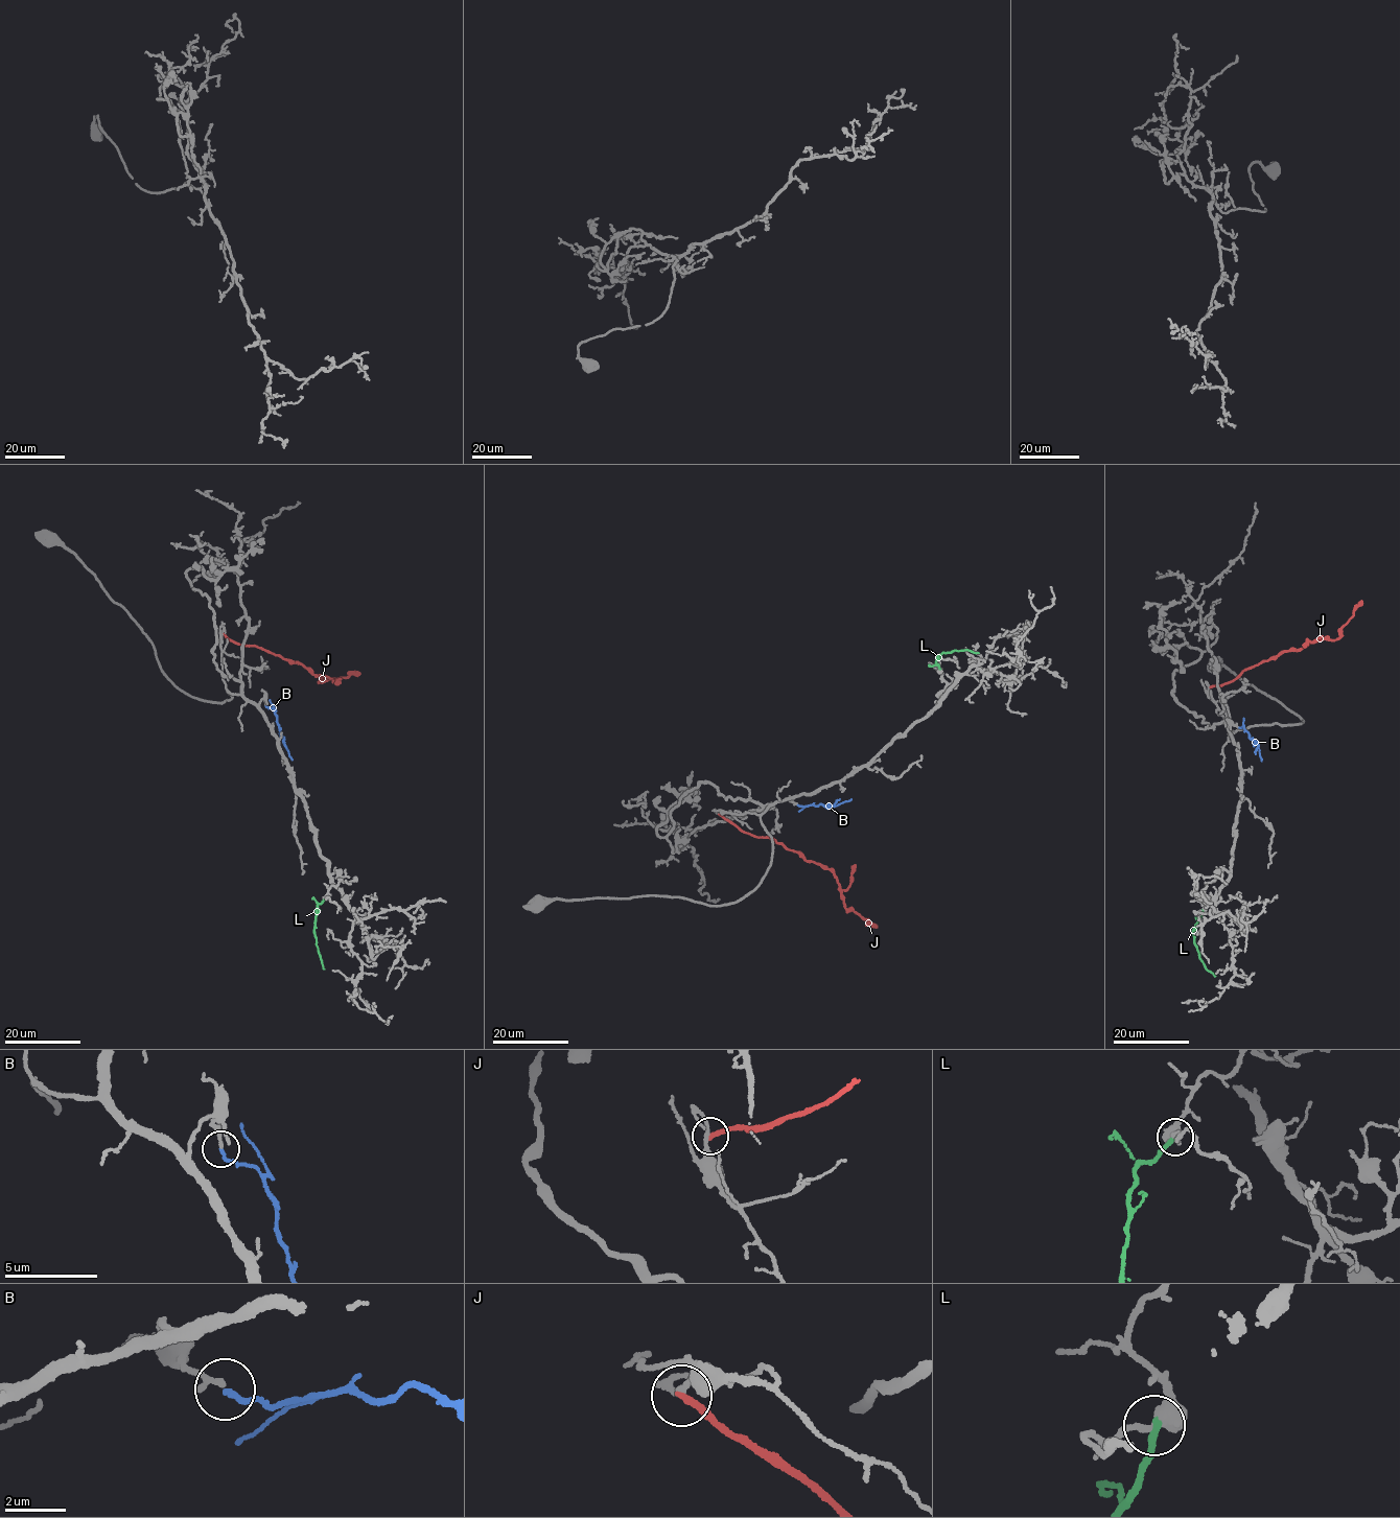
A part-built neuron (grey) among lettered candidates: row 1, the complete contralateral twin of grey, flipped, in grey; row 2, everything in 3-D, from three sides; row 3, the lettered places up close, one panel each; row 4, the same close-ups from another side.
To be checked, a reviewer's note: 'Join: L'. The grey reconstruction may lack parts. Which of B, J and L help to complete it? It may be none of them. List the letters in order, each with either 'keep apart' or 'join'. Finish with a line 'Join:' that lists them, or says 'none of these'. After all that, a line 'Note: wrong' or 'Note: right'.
B: join
J: keep apart
L: keep apart
Join: B
Note: wrong

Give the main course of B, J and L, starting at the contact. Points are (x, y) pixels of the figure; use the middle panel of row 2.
B: (797, 804), (832, 807), (852, 799)
J: (719, 814), (742, 832), (774, 839), (800, 853), (806, 860), (833, 870), (845, 908), (854, 910), (877, 927)
L: (939, 669), (936, 660), (943, 651), (967, 650), (979, 653)

